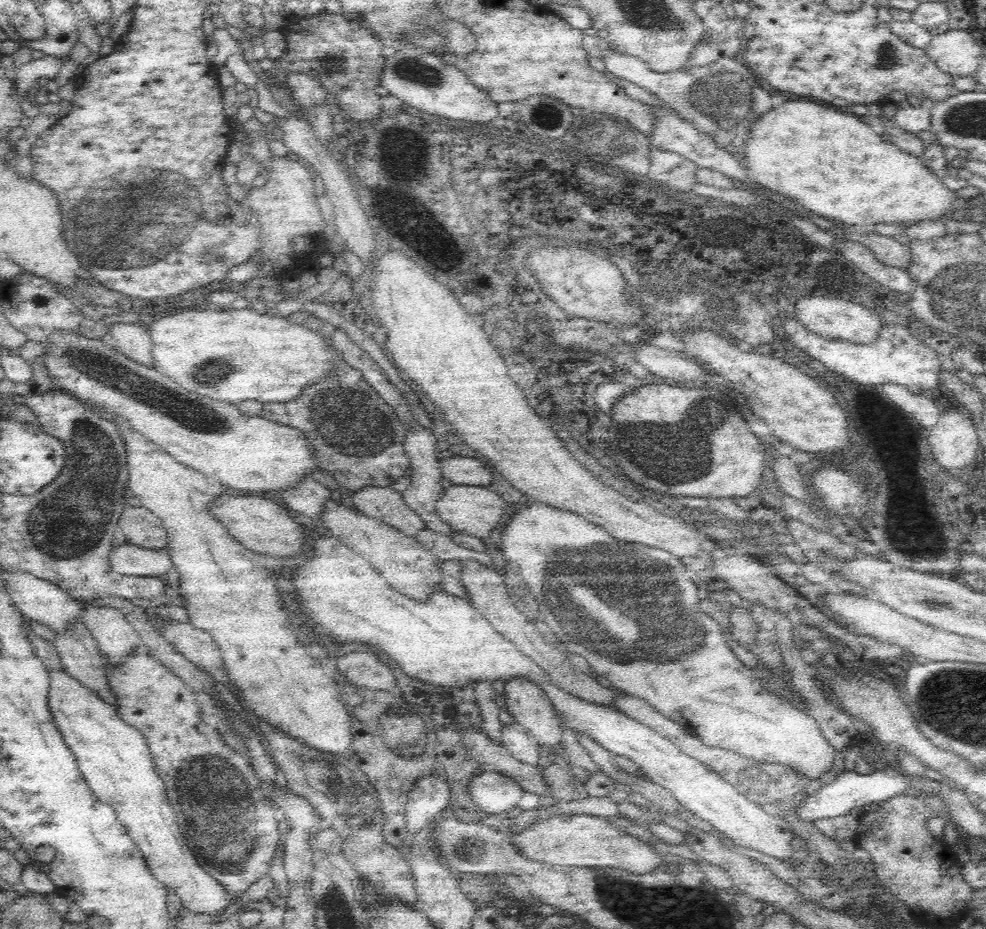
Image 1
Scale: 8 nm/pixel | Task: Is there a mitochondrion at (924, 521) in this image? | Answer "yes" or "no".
no

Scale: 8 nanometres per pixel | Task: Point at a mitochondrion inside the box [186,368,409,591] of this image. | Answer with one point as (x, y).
(352, 422)

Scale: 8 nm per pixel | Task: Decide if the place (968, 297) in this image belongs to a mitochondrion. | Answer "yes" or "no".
yes

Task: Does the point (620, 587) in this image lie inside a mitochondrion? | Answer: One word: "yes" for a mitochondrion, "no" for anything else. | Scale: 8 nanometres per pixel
yes

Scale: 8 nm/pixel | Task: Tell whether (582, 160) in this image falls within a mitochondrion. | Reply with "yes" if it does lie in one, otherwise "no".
yes

